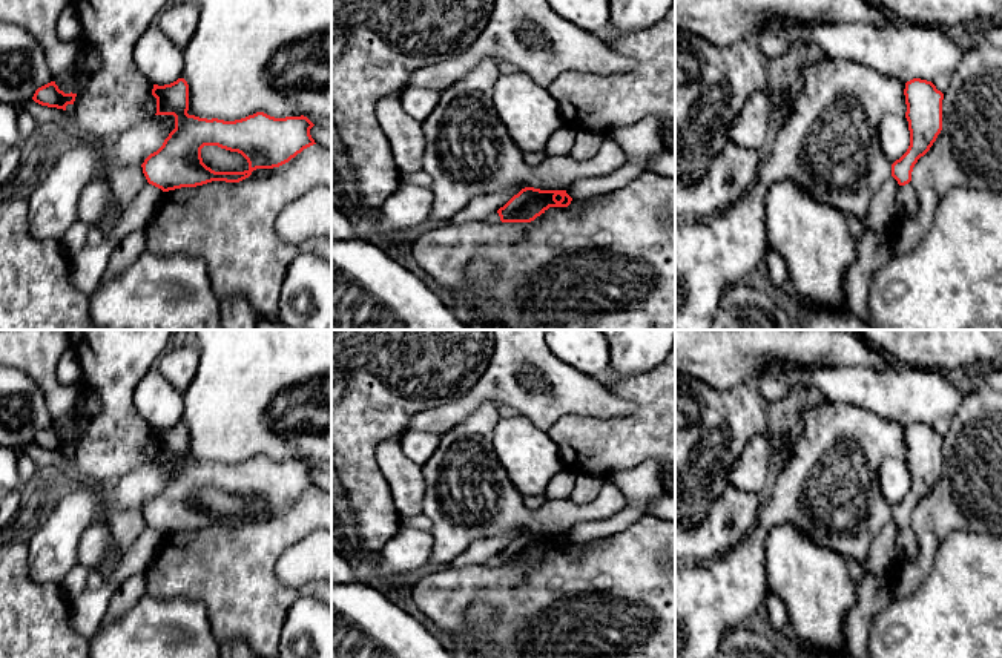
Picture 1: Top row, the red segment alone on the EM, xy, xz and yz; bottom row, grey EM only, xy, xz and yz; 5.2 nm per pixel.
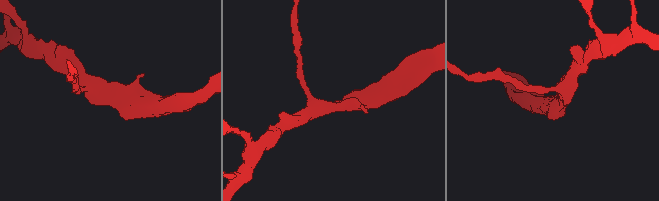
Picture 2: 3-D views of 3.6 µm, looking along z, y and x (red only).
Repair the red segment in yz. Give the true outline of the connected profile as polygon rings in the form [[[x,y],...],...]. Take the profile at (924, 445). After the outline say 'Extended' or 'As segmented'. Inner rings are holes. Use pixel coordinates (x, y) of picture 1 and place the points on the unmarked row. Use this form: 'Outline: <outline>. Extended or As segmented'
Outline: [[[913,422],[904,433],[910,474],[910,489],[907,495],[892,508],[892,520],[899,529],[911,525],[911,515],[921,500],[924,500],[942,474],[942,443],[944,437],[931,425]]]. As segmented

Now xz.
Outline: [[[525,531],[497,554],[502,566],[531,566],[549,551],[568,551],[572,541],[566,534]]]. As segmented

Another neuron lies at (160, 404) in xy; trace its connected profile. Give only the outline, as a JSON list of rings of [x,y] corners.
[[[157,365],[138,380],[133,405],[140,416],[158,429],[170,428],[183,420],[183,393],[160,373]]]

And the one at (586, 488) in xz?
[[[577,474],[575,486],[569,498],[577,505],[586,505],[598,495],[603,483],[605,477]]]

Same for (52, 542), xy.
[[[153,459],[107,489],[64,489],[28,532],[28,569],[35,583],[58,584],[77,566],[83,532],[110,508],[141,509],[175,472],[173,459]]]

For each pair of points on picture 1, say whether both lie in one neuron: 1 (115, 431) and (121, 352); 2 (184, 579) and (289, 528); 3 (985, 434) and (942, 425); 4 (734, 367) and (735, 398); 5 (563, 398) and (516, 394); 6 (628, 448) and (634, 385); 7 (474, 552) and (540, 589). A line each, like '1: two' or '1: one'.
1: one
2: one
3: two
4: two
5: one
6: one
7: two

